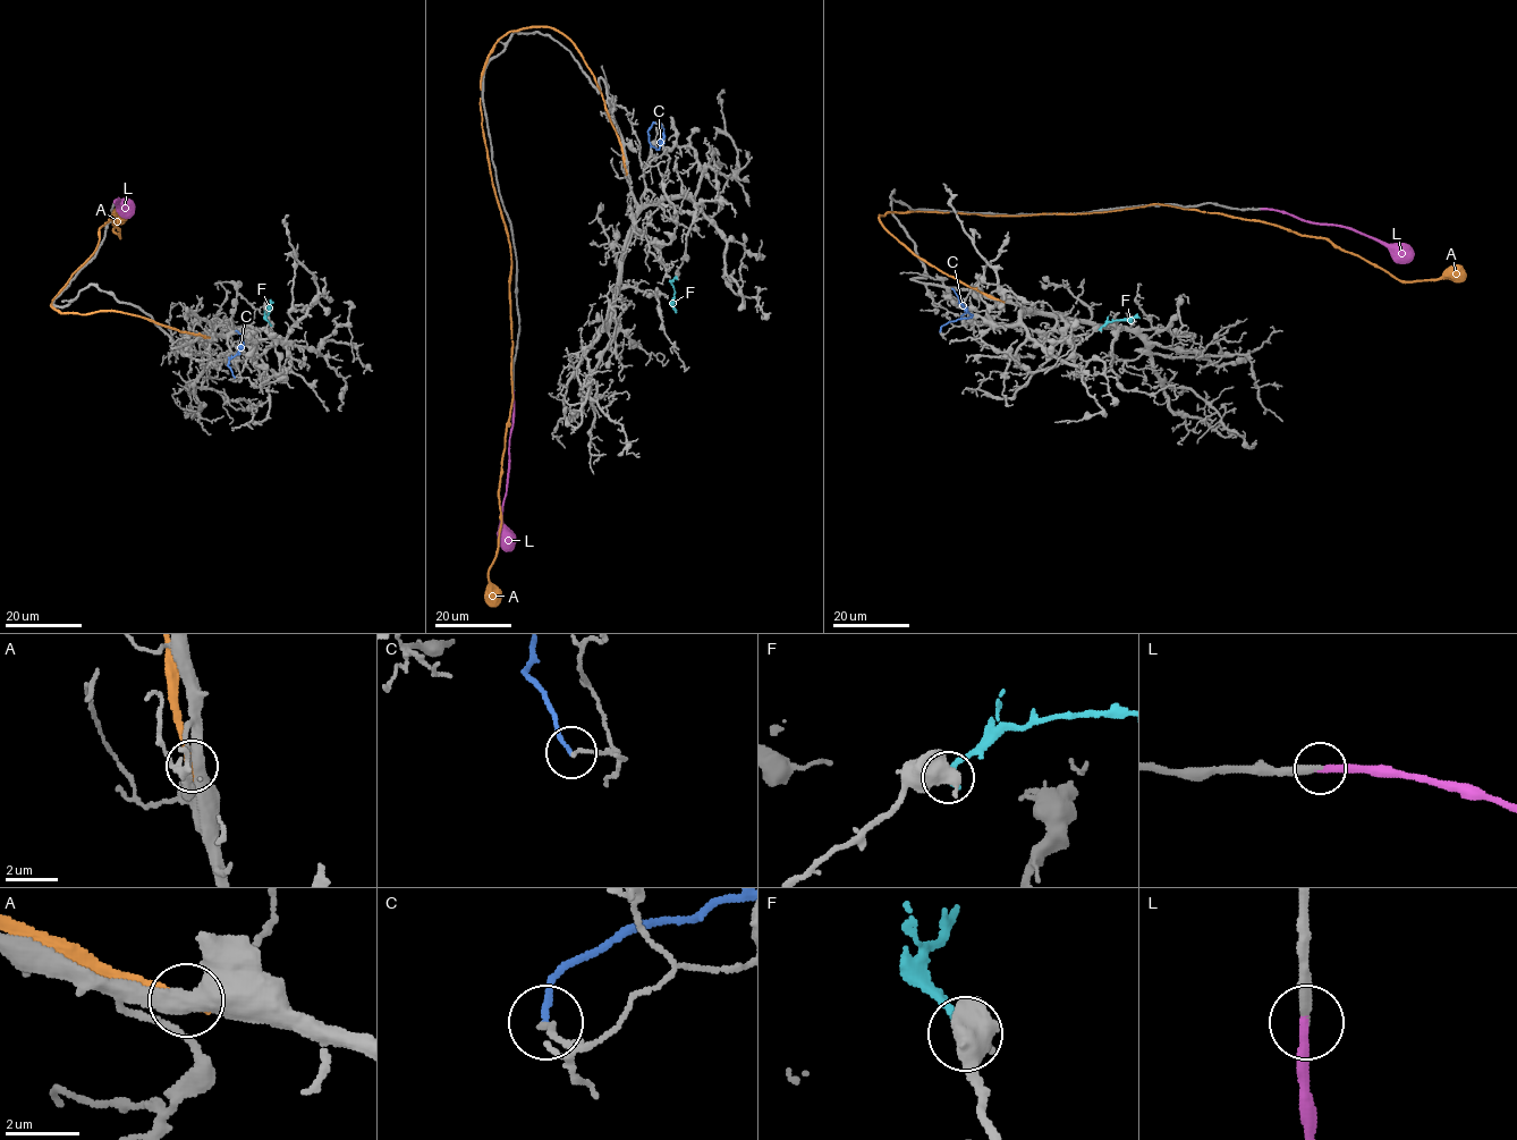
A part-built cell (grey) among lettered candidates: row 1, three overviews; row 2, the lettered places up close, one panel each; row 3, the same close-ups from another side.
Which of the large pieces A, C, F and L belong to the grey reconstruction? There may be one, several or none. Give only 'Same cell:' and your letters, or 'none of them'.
Same cell: L

